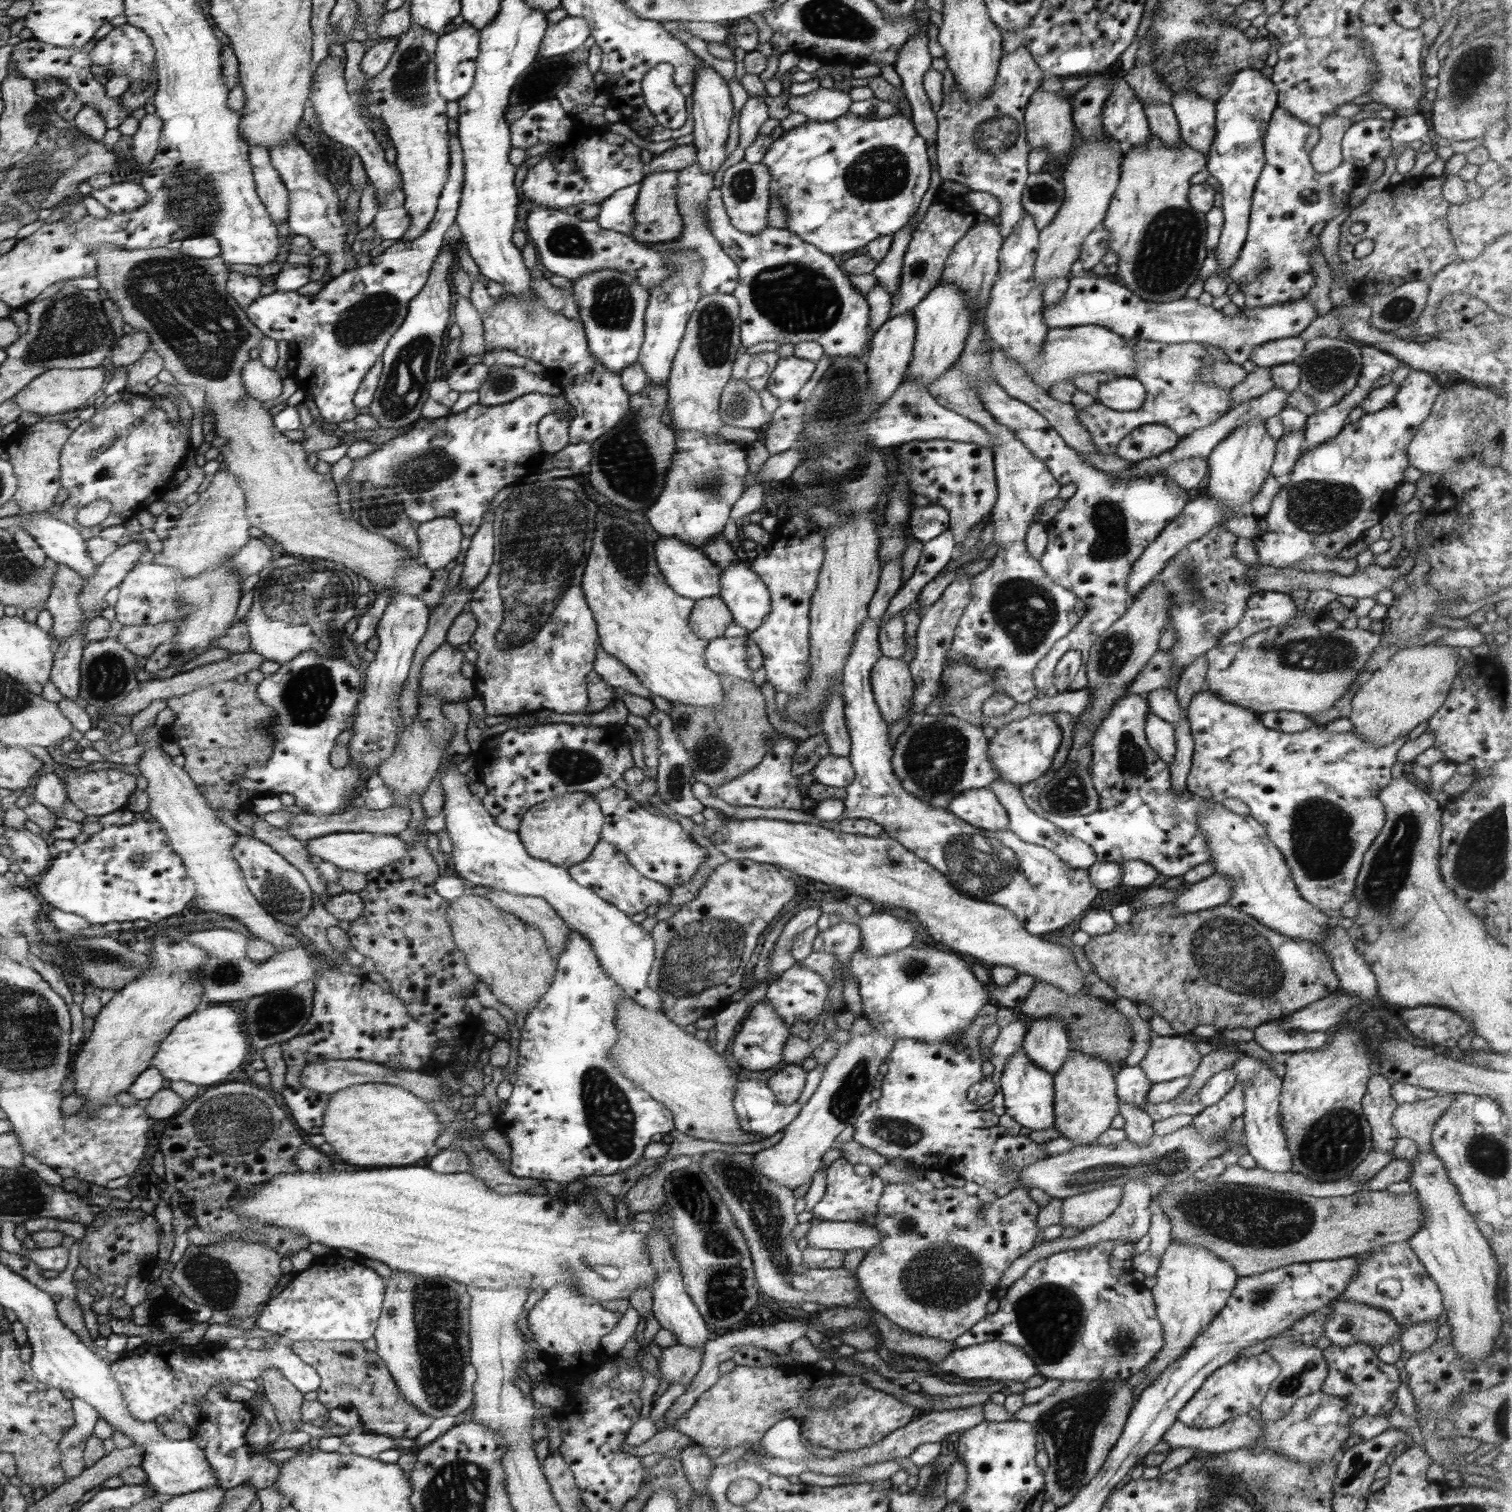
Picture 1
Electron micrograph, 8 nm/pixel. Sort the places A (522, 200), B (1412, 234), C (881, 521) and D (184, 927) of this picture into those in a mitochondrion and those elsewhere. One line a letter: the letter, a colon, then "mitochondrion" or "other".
A: other
B: mitochondrion
C: other
D: other

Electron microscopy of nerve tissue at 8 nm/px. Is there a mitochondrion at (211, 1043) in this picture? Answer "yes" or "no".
no

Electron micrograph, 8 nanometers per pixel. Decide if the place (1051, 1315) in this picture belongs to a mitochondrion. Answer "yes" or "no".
yes

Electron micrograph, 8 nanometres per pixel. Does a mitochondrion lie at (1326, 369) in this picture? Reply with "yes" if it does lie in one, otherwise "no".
yes

